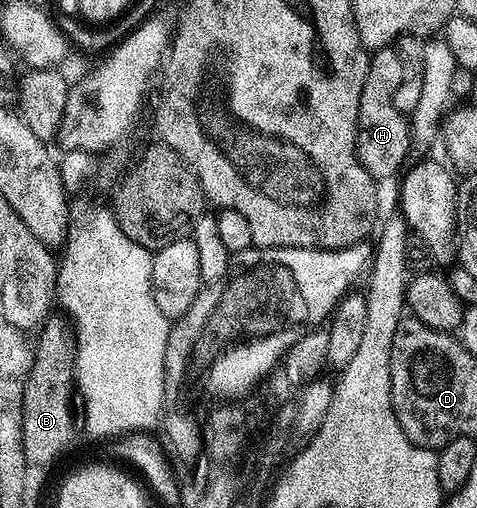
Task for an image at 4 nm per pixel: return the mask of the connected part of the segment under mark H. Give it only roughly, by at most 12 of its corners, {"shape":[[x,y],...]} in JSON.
{"shape":[[372,50],[359,99],[357,154],[396,178],[413,145],[397,106],[405,61]]}

